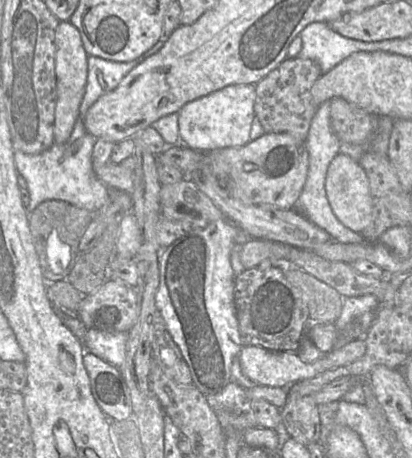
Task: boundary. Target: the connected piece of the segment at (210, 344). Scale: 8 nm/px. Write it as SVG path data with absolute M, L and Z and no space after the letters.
M227 218L215 220L202 228L194 228L186 235L163 248L159 254L160 283L155 301L166 328L189 366L193 384L204 394L221 392L231 381L232 362L243 343L235 306L235 274L230 254L237 242L247 238Z

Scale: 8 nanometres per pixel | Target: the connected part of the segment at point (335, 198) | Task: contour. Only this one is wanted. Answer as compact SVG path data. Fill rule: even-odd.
M338 153L328 166L325 191L329 205L336 218L345 227L360 234L370 223L372 217L369 181L364 169L348 155Z

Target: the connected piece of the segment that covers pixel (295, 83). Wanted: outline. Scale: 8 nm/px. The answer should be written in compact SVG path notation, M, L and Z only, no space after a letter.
M286 58L255 85L254 112L265 133L286 133L306 141L312 117L317 110L311 89L321 74L319 66L312 60Z

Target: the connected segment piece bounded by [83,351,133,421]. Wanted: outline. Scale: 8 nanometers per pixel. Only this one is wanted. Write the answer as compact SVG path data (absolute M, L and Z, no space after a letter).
M86 351L83 364L90 379L91 392L105 415L116 421L133 416L131 396L121 370Z

